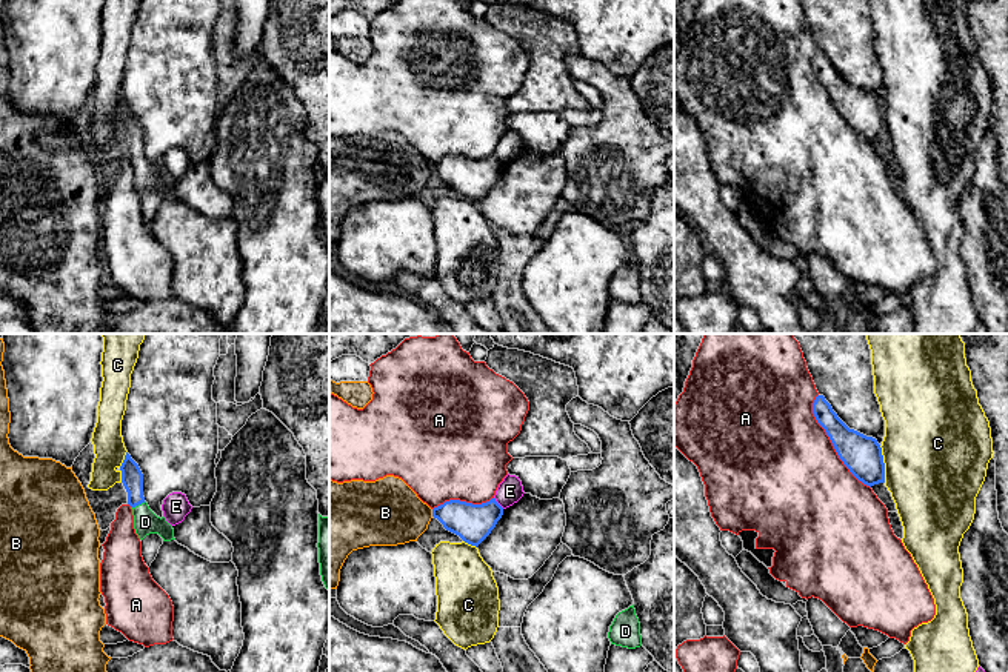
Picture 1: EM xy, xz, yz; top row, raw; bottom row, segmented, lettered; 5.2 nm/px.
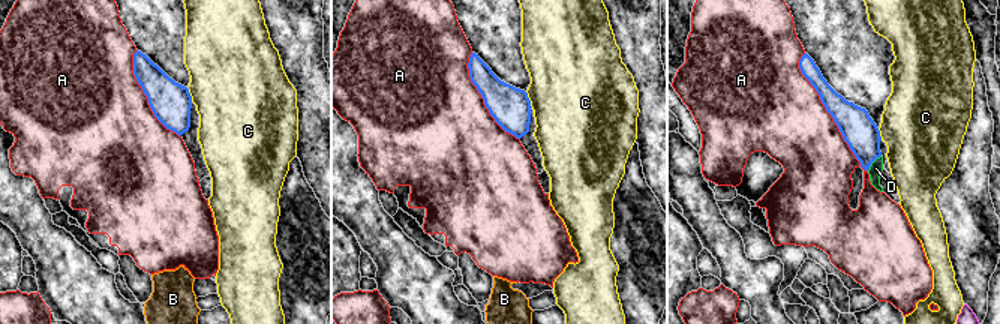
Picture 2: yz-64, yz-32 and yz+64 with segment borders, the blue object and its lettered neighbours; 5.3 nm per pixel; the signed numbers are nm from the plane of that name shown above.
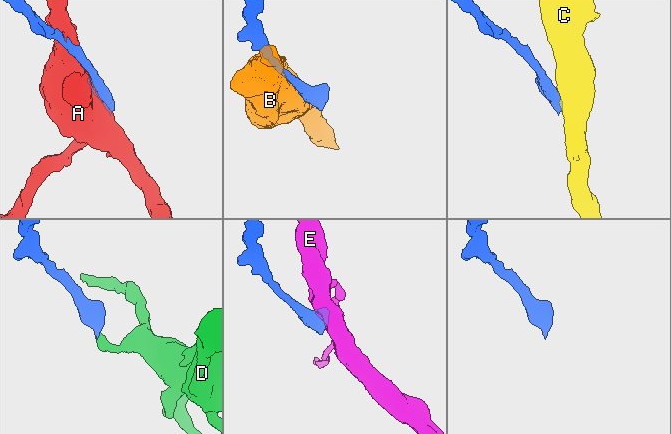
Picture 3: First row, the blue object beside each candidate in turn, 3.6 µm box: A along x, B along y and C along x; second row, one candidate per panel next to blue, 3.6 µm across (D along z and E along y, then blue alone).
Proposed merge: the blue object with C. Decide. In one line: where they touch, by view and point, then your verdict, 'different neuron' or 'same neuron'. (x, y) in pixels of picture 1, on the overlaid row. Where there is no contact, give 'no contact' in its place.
meets blue in yz at (884, 465); different neuron

